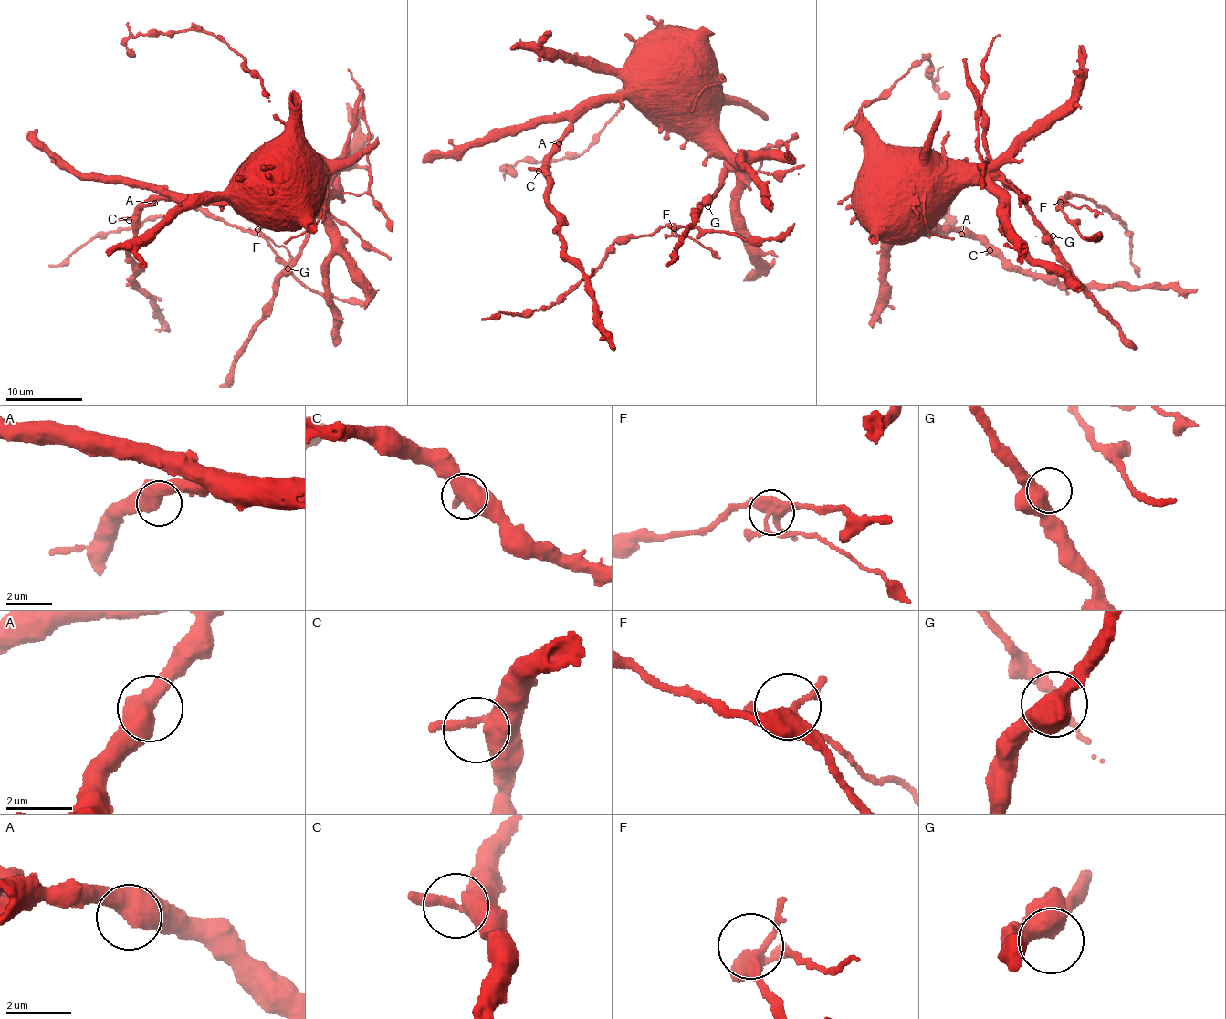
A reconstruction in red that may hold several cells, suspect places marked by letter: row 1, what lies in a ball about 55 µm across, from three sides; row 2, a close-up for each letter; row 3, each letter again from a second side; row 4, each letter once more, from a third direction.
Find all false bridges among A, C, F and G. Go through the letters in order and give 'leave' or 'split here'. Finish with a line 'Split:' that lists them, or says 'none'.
A: leave
C: leave
F: leave
G: leave
Split: none

